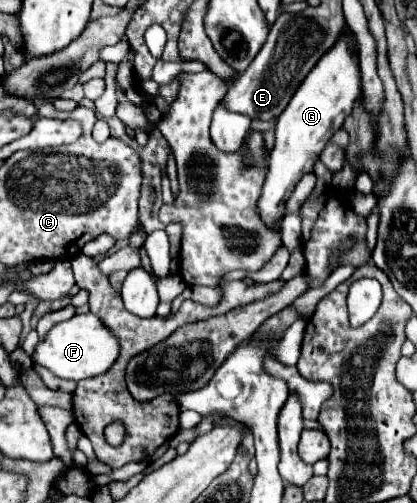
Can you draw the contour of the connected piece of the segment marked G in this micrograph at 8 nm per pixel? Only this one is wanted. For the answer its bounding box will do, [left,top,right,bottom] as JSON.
[258,32,362,226]

